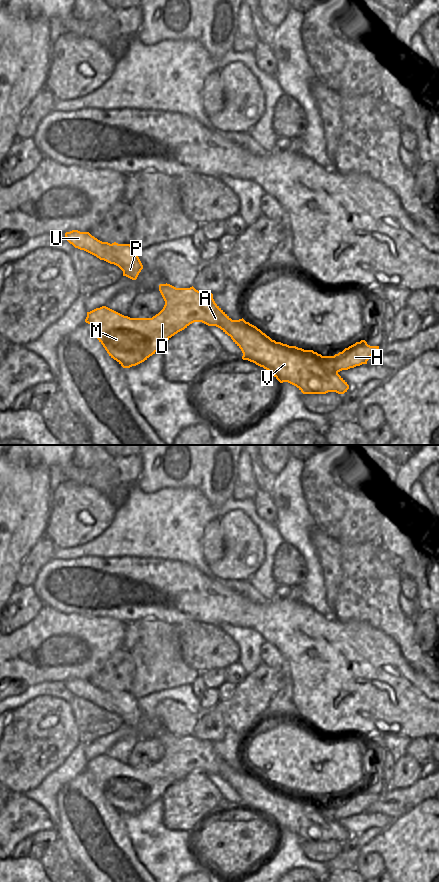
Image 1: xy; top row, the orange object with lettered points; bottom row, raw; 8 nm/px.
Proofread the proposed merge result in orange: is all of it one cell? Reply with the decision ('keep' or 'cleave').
cleave

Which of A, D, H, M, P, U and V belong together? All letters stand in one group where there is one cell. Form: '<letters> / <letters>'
A D M P U V / H

